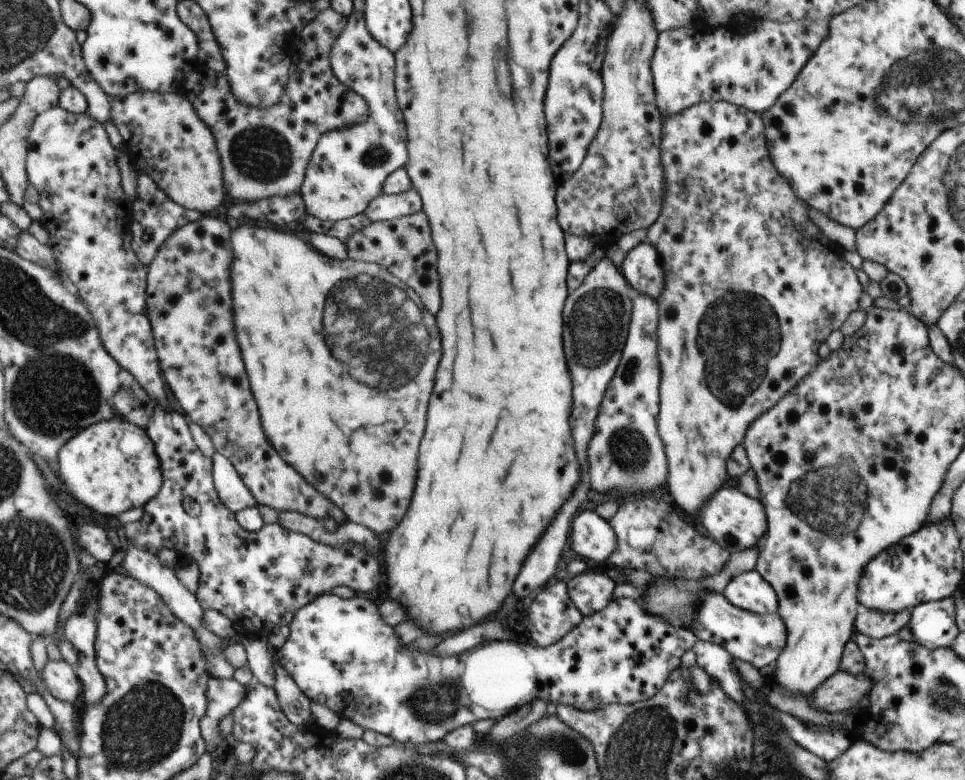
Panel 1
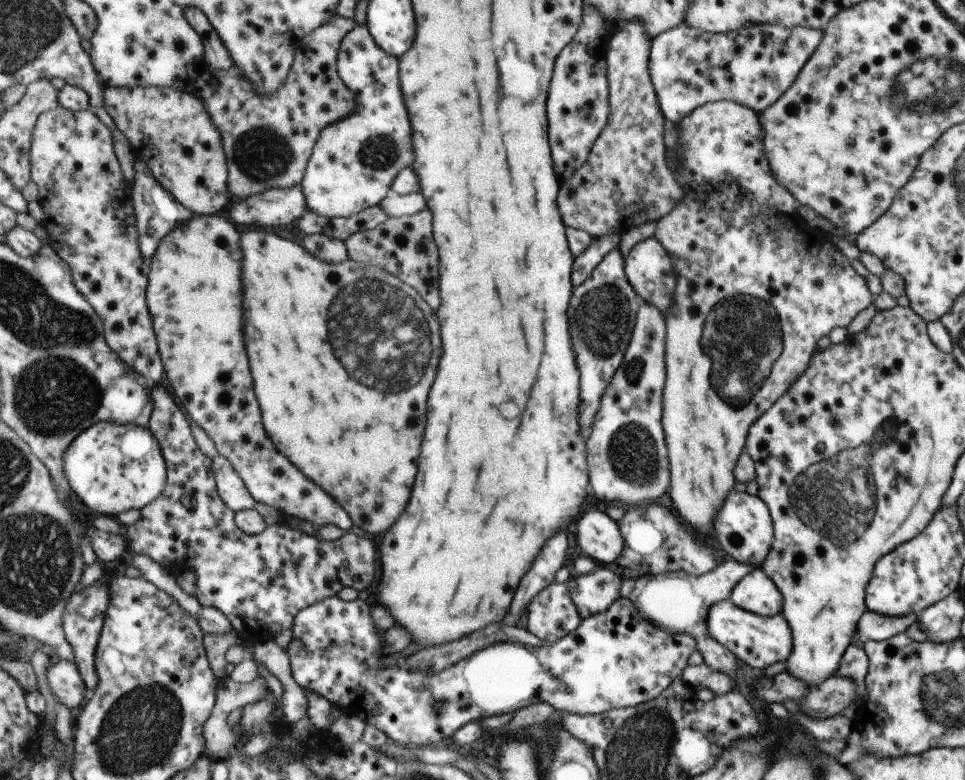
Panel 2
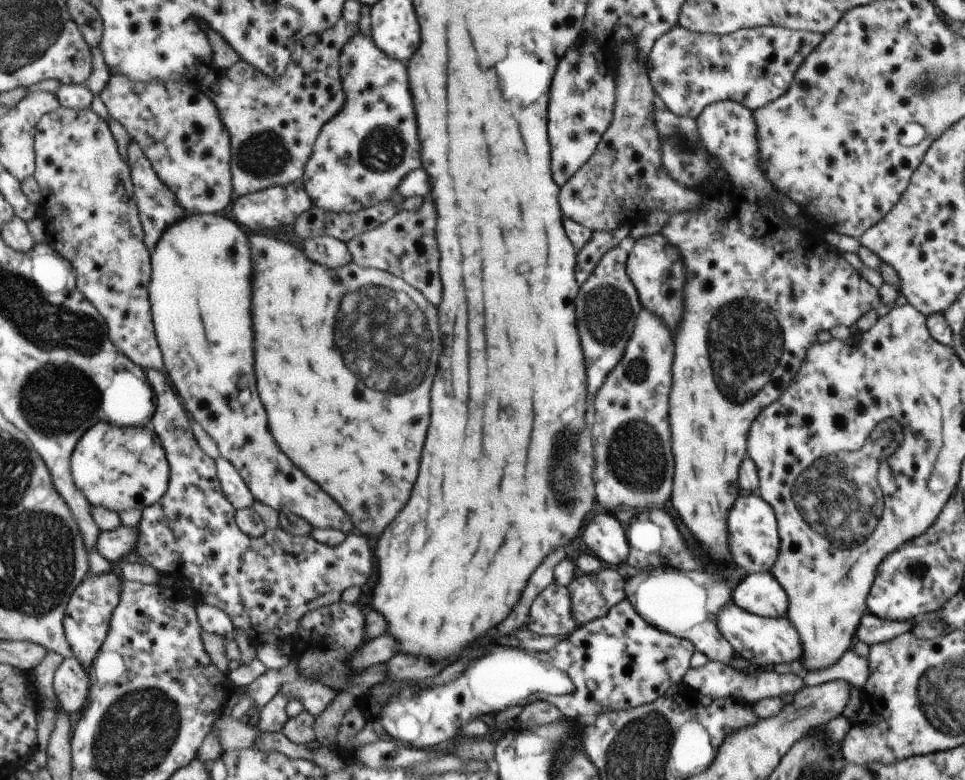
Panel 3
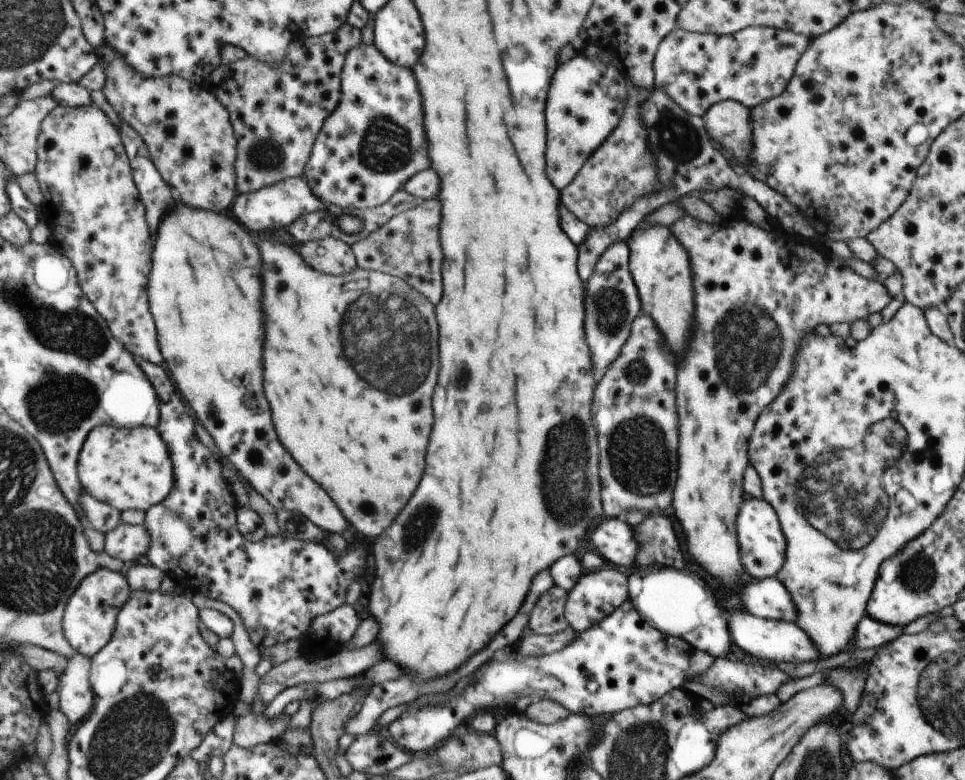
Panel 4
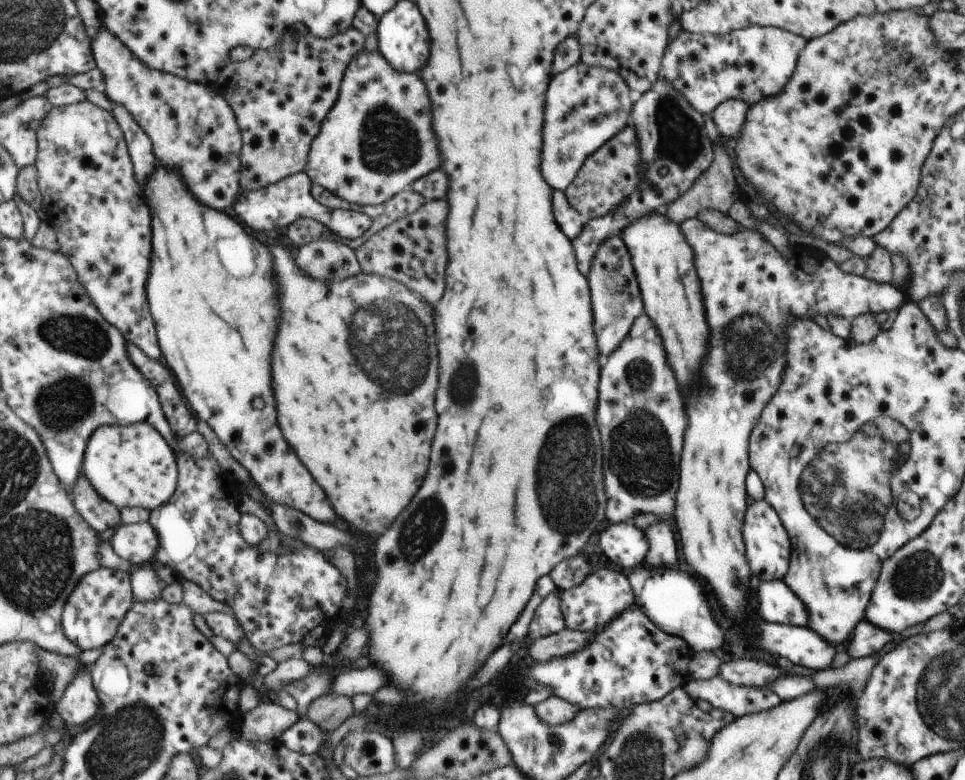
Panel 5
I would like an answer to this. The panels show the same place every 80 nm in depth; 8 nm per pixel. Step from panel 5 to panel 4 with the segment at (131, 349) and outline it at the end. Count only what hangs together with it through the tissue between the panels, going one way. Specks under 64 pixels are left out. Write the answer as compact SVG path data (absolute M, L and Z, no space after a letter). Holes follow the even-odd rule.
M141 358L136 360L158 390L161 420L157 428L170 446L175 473L175 486L170 496L146 512L144 525L152 538L147 559L167 572L167 560L181 558L181 568L185 570L196 591L232 606L241 615L250 640L258 648L261 649L264 645L271 648L273 644L293 639L301 640L311 630L317 617L332 613L345 604L347 588L365 573L367 560L363 548L358 542L354 542L353 548L351 543L345 556L335 558L323 543L293 540L282 534L267 536L259 542L249 540L237 528L237 510L233 508L233 504L237 504L237 498L224 477L224 468L217 455L207 445L199 442L196 434L197 418L182 398L169 370L165 365L156 365Z

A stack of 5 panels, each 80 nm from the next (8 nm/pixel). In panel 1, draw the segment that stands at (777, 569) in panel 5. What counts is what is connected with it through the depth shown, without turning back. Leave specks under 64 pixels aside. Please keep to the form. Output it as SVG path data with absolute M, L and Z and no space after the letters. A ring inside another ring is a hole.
M733 484L722 486L709 501L706 501L695 520L707 530L705 534L714 539L729 555L755 546L759 547L767 534L768 528L765 507L761 500L748 497Z

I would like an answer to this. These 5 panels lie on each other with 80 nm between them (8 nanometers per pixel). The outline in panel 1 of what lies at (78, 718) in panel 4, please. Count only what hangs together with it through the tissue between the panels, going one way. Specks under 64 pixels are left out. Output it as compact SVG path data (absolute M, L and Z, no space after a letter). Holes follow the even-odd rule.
M65 659L49 661L43 674L46 686L55 698L75 704L82 696L82 680L76 668Z

